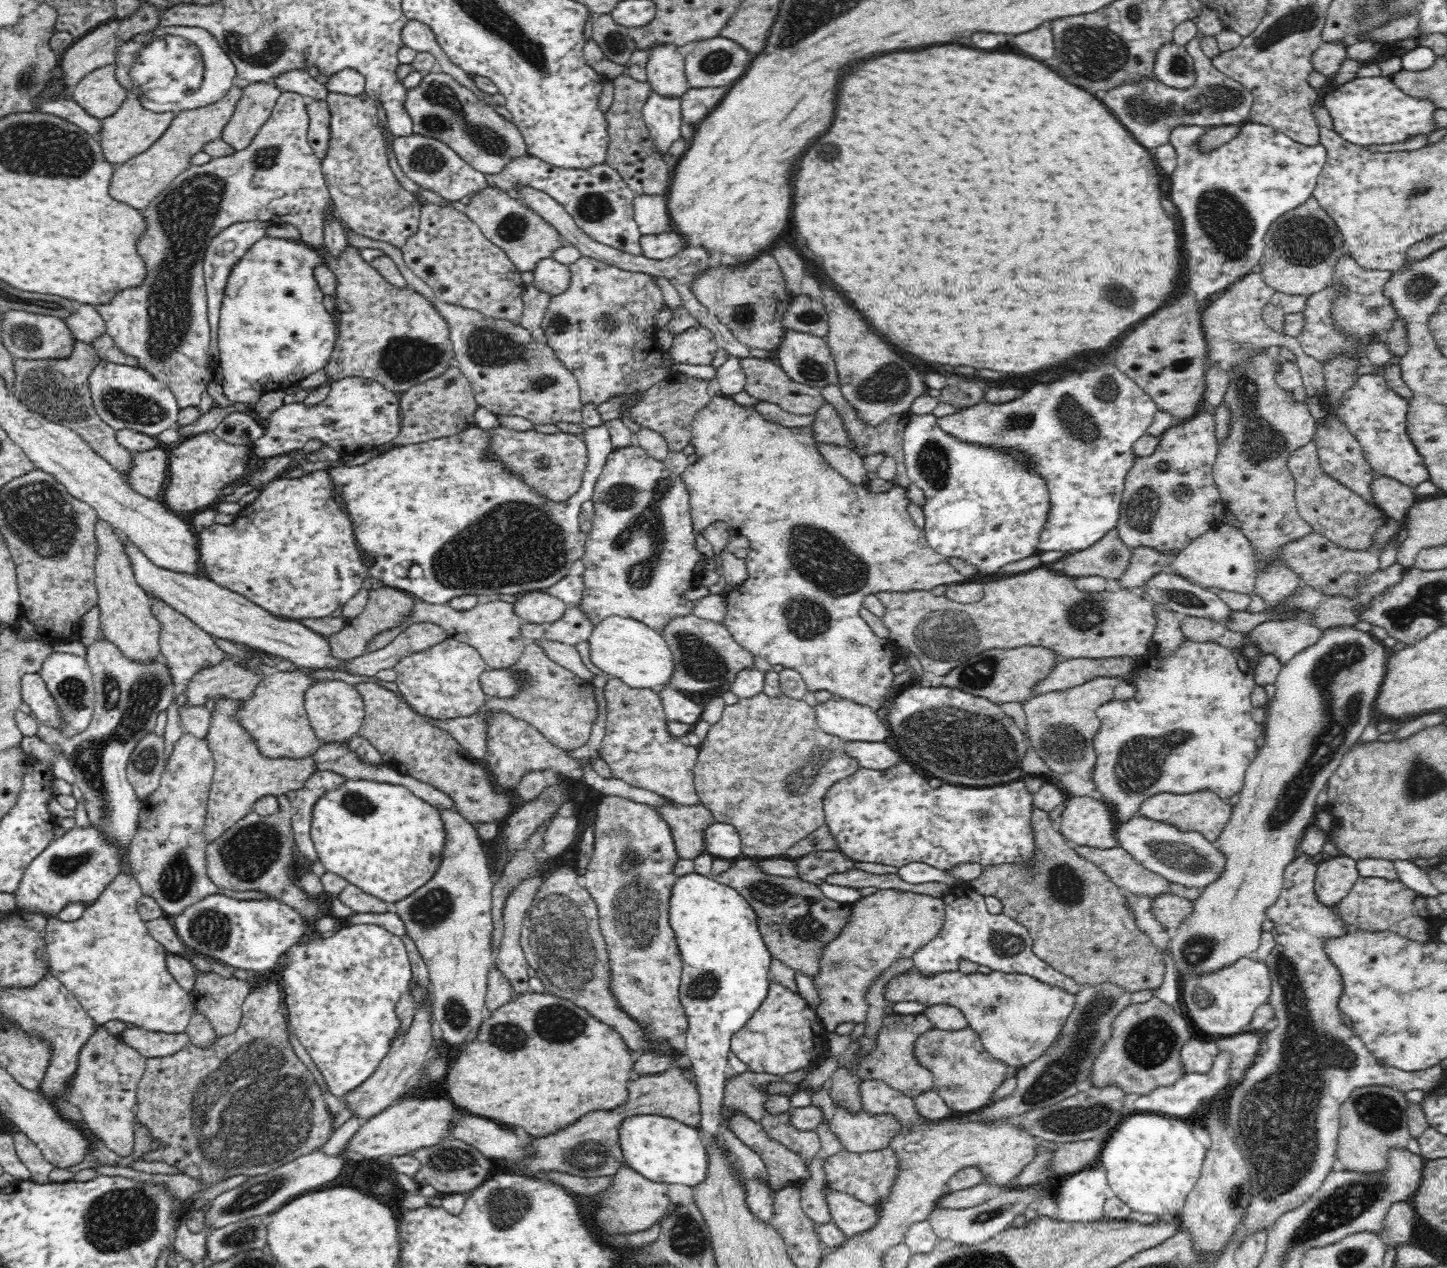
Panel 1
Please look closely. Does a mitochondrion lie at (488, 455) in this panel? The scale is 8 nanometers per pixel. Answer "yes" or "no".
no

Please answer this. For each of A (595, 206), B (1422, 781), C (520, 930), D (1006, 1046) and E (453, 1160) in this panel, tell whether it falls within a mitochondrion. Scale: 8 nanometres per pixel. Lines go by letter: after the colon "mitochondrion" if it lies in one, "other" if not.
A: mitochondrion
B: mitochondrion
C: mitochondrion
D: other
E: mitochondrion

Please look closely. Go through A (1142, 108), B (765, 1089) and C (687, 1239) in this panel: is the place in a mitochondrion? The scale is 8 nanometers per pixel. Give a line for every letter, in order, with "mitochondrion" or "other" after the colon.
A: mitochondrion
B: other
C: mitochondrion

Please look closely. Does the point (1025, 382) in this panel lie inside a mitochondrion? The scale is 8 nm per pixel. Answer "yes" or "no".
no

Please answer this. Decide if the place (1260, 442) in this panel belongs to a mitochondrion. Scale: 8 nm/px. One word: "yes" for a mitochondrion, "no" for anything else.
yes

